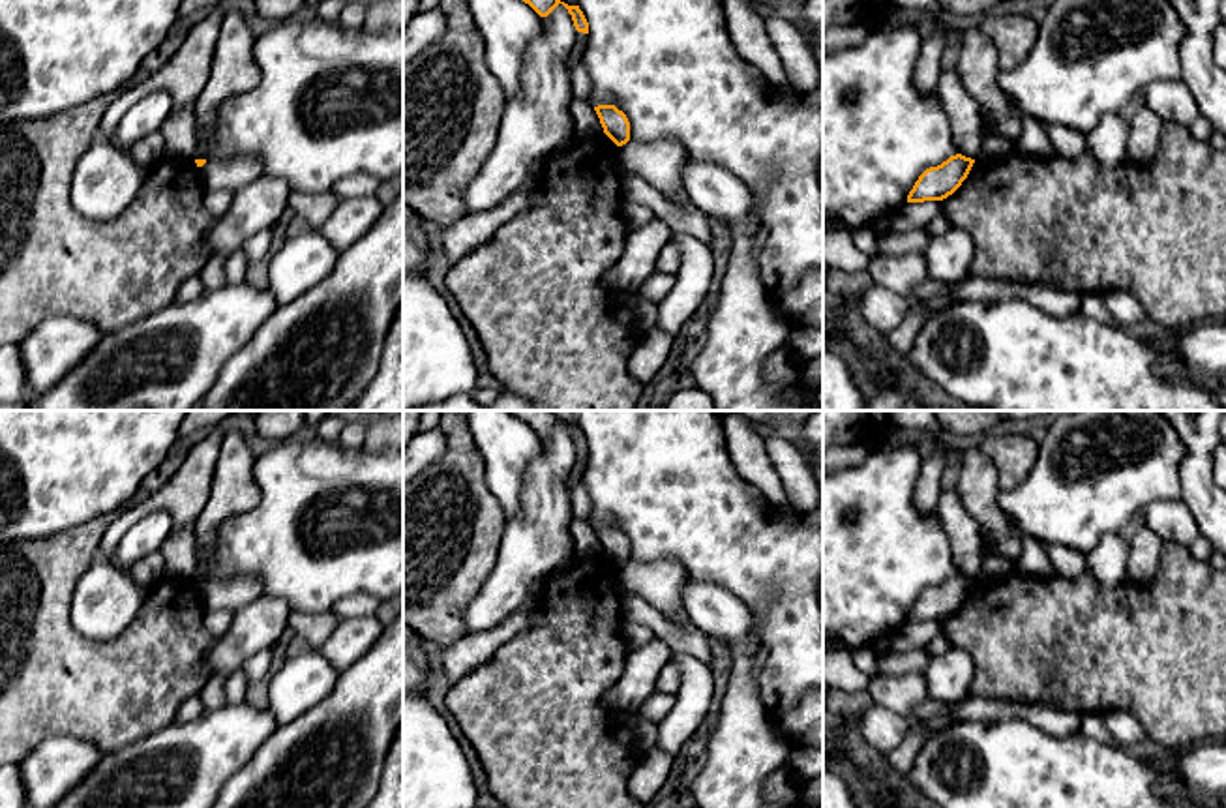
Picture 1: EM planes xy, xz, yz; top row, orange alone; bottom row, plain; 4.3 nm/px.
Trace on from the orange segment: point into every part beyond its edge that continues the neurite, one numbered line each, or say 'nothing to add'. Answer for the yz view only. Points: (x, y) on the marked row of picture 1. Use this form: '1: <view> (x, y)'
nothing to add

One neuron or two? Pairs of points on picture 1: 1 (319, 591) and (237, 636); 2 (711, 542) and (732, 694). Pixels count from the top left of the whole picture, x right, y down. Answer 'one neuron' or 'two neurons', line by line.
1: two neurons
2: two neurons

